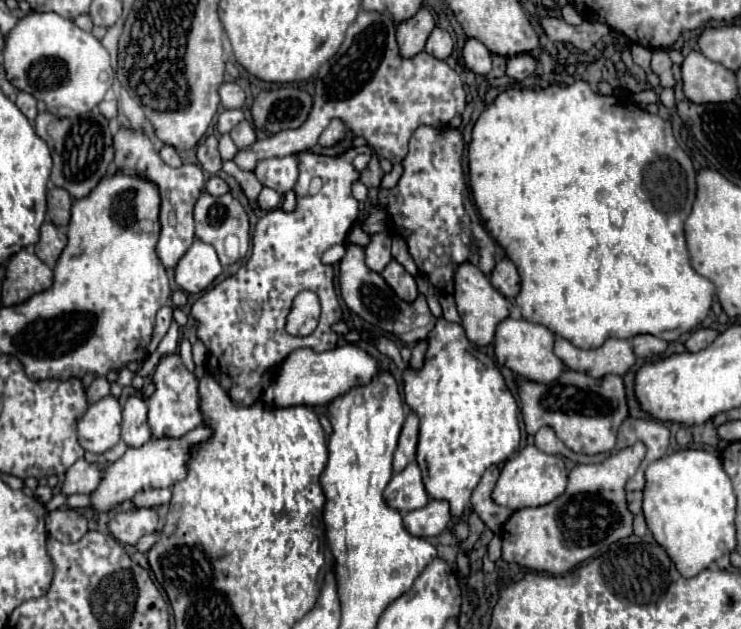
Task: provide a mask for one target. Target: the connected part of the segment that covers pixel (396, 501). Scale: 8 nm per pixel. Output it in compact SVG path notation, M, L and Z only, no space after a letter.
M416 462L408 464L402 472L392 476L390 484L384 490L384 498L388 506L396 508L400 514L408 514L410 510L418 510L428 504L430 496L424 488L422 474Z

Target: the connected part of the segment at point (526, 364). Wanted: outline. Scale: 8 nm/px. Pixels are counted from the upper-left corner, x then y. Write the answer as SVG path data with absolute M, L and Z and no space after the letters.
M506 318L496 328L496 338L494 338L496 360L526 380L540 382L540 384L554 382L564 372L562 360L554 354L554 340L556 340L554 332L550 332L546 326L532 324L524 318L520 320Z

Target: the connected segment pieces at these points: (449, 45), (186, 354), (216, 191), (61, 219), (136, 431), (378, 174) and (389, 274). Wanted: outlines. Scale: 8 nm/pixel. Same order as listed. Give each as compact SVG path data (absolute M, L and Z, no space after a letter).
M434 28L426 42L426 52L430 52L432 56L438 56L440 60L446 60L452 54L452 50L454 50L452 36L442 28Z
M184 338L182 340L182 344L180 344L180 356L182 356L182 362L186 364L186 368L190 370L190 372L194 372L194 360L192 360L192 346L190 346L190 342Z
M212 176L212 178L206 182L206 190L208 190L212 196L222 196L222 194L230 192L228 184L226 184L220 176Z
M52 186L48 190L48 216L58 228L68 226L70 220L70 206L72 206L72 196L58 186Z
M136 392L134 396L130 396L124 404L124 422L122 422L122 440L132 446L138 448L142 446L148 438L152 436L150 426L148 426L148 404L146 398Z
M372 156L366 170L362 170L362 174L360 174L360 182L364 182L366 186L380 186L382 176L384 176L384 172L380 168L380 162L378 162L376 156Z
M392 260L392 262L384 268L382 278L390 284L390 288L396 292L396 296L402 298L404 302L414 302L414 300L416 300L418 290L416 290L414 278L412 278L396 260Z

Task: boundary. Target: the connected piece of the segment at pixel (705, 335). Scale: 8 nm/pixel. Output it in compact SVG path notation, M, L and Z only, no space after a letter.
M702 328L702 330L696 330L690 334L690 338L686 340L686 350L688 352L698 352L702 348L706 348L718 334L710 328Z

